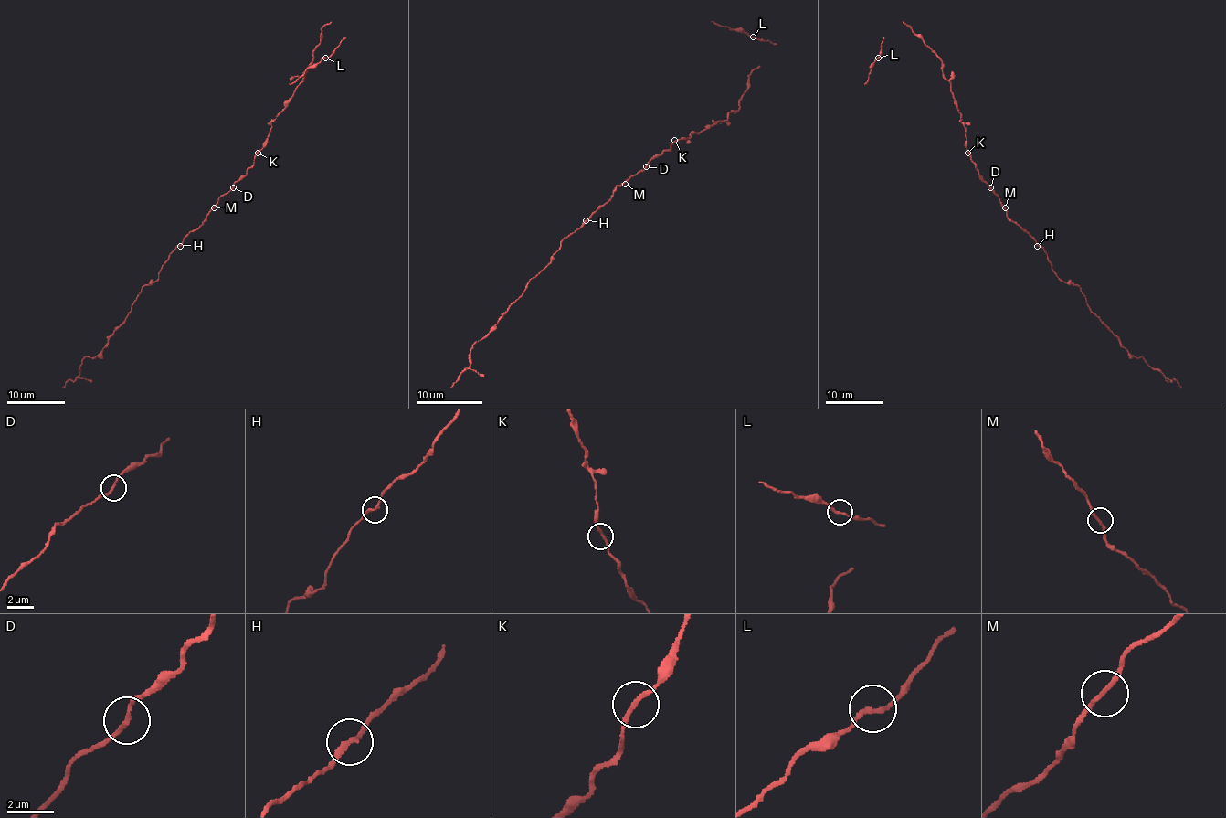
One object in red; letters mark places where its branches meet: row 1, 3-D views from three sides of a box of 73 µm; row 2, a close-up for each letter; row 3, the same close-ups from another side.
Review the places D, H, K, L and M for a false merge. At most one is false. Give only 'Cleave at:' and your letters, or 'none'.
Cleave at: none

